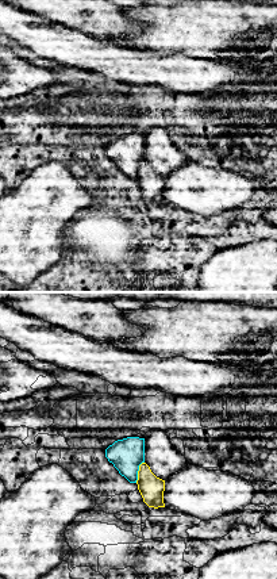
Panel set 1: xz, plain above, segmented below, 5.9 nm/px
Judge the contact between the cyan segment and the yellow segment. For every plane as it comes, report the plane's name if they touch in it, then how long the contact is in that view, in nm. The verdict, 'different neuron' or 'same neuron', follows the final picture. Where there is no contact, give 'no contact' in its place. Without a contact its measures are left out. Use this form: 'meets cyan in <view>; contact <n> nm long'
meets cyan in xz; contact 140 nm long

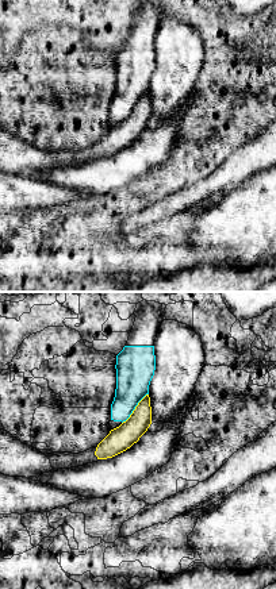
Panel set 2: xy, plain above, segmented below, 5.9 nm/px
meets cyan in xy; contact 240 nm long

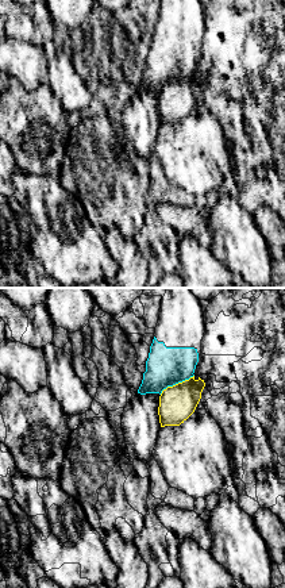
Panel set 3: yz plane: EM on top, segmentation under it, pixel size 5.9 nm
meets cyan in yz; contact 240 nm long

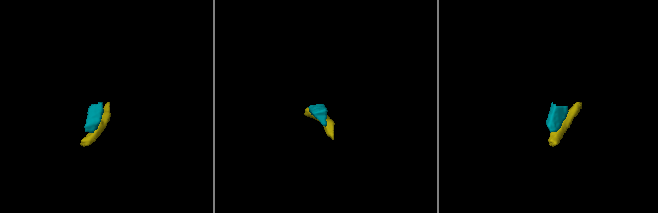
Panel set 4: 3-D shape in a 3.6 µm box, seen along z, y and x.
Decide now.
different neuron

